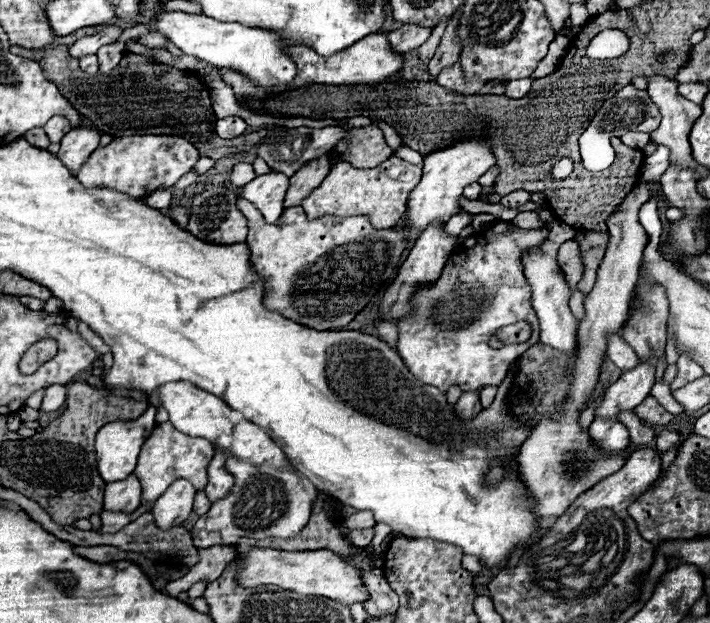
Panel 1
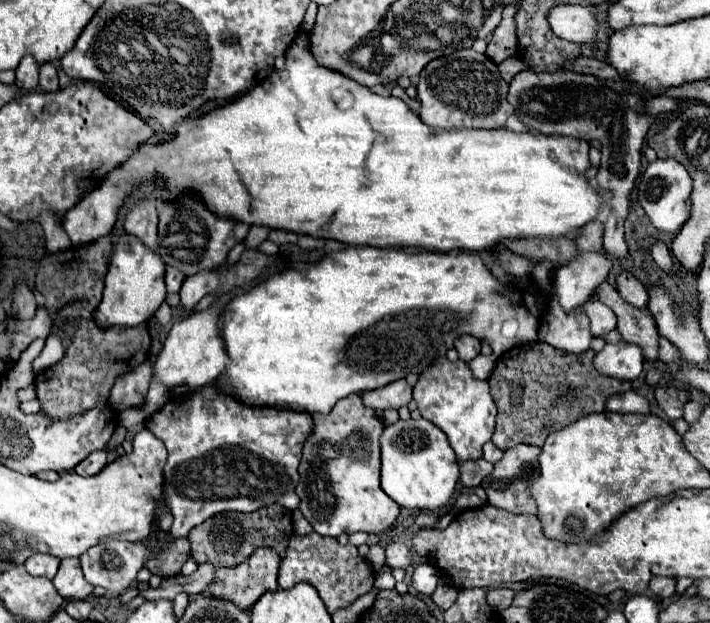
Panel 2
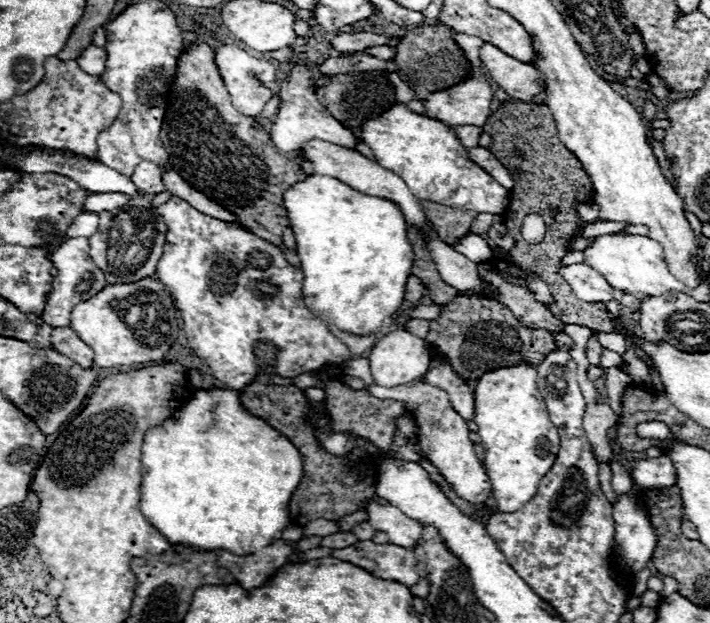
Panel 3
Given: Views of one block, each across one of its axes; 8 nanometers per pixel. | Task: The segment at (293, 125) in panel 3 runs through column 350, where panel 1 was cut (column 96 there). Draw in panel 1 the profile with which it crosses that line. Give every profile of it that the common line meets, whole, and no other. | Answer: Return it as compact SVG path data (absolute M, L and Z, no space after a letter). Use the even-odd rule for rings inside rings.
M80 126L80 128L70 130L70 134L66 134L66 138L62 138L60 152L56 156L62 160L62 164L72 174L78 174L78 170L84 166L86 158L90 158L90 154L98 148L98 142L100 142L100 134L96 130Z

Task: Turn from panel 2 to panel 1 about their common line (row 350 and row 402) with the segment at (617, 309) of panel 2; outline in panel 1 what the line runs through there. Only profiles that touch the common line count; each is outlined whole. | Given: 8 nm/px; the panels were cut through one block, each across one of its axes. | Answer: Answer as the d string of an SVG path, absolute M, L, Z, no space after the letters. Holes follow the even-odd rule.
M648 396L648 398L642 402L642 406L636 406L634 412L636 412L636 416L638 416L640 420L650 422L650 424L660 424L660 426L664 426L664 424L668 424L668 422L674 420L674 414L666 412L666 410L656 402L656 398L652 398L652 396Z

